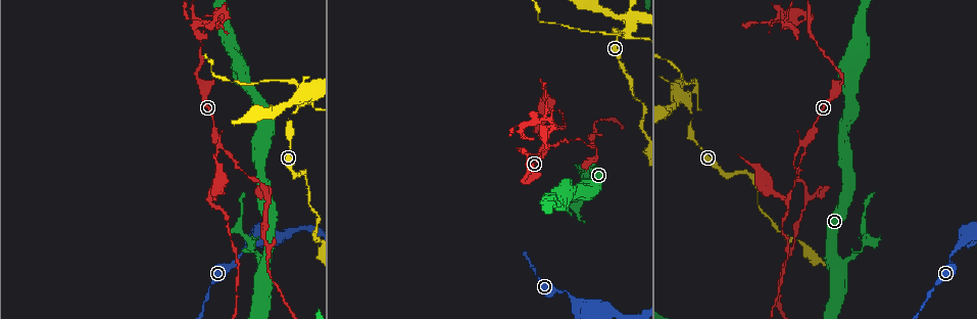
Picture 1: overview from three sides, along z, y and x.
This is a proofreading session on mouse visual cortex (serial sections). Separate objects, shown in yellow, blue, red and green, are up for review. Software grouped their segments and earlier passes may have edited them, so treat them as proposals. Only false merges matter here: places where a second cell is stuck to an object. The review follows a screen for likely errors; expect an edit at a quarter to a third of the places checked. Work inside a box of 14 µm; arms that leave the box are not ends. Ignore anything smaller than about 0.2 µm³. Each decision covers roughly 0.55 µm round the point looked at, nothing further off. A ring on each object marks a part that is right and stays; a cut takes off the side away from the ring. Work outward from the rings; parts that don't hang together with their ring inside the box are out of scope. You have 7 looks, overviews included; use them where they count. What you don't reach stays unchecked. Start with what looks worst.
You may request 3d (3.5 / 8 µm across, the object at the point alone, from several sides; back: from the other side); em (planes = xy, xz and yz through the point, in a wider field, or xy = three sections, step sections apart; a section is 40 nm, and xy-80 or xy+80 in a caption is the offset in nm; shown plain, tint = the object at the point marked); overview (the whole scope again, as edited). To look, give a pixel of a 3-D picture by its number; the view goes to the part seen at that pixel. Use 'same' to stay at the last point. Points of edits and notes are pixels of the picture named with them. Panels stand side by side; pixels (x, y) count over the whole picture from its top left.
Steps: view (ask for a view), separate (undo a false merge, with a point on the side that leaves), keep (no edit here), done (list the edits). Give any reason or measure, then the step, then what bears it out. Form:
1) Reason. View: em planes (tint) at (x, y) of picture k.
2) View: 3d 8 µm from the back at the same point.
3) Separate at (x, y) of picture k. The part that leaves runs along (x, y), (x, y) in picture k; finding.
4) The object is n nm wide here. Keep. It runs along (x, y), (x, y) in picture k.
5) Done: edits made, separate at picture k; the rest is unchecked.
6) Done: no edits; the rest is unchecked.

Side arm on a straight run. View: 3d 3.5 µm from the back at (220, 144) of picture 1.

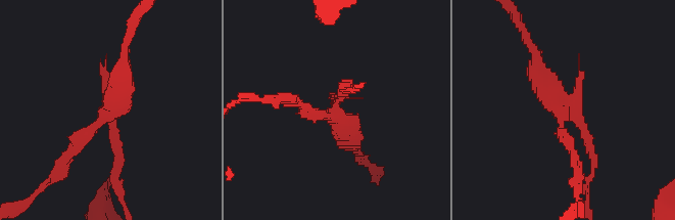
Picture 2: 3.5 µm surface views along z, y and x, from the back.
View: em planes (tint) at (334, 116) of picture 2.

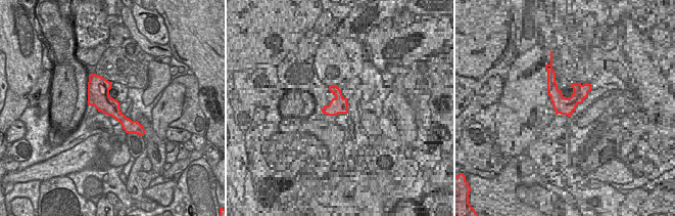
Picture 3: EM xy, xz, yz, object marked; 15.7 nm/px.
Separate at (117, 149) of picture 2. The part that leaves runs along (110, 124), (124, 209) in picture 2; a second cell is stuck on.

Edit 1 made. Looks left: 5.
Thin arm on a thick one. View: 3d 8 µm at (684, 99) of picture 1.

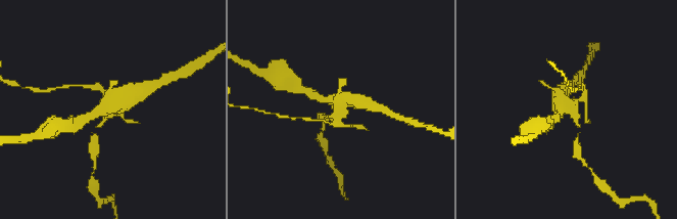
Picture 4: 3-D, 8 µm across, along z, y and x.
View: 3d 3.5 µm at (571, 107) of picture 4.

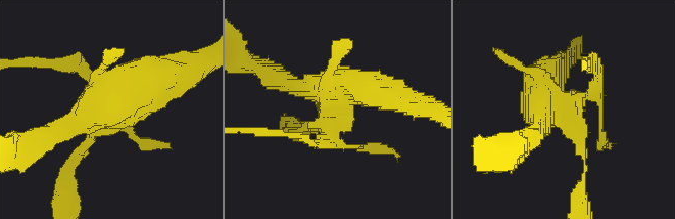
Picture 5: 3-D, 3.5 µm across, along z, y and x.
Separate at (593, 60) of picture 5. The part that leaves runs along (589, 91), (597, 69), (584, 59) in picture 5; two cells meet here.

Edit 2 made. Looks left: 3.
Done: edits made, separate at picture 2, separate at picture 5; the rest is unchecked.

